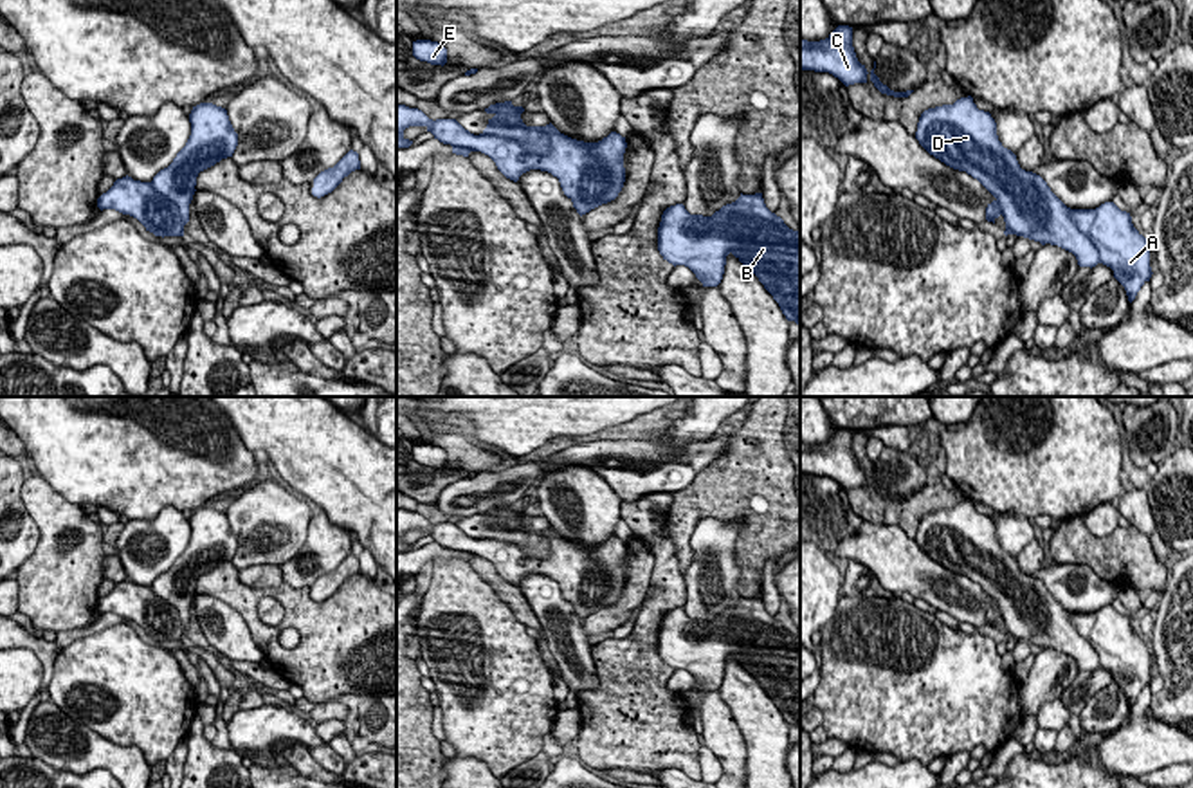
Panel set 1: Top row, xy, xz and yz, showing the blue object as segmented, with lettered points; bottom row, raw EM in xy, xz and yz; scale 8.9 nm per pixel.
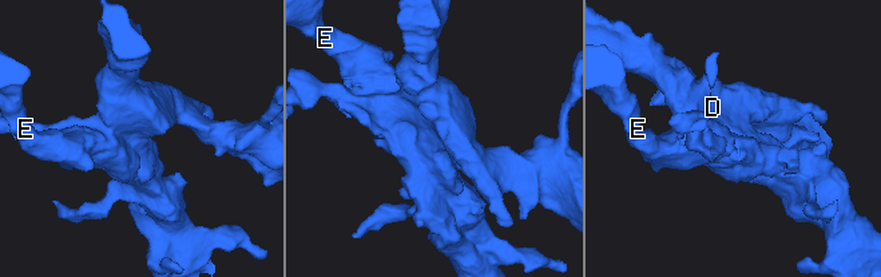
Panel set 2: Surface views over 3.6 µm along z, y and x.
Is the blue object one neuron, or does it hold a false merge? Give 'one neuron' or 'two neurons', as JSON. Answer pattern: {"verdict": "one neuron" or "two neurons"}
{"verdict": "two neurons"}

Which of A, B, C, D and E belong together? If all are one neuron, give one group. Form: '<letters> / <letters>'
A E / B C D

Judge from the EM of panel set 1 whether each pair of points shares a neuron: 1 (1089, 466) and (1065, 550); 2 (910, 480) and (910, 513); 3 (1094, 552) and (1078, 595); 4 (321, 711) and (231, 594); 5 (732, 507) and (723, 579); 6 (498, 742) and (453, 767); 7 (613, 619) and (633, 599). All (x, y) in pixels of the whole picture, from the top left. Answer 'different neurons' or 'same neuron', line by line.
1: different neurons
2: different neurons
3: different neurons
4: different neurons
5: different neurons
6: different neurons
7: same neuron

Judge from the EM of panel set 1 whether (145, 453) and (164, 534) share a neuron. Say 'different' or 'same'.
different

